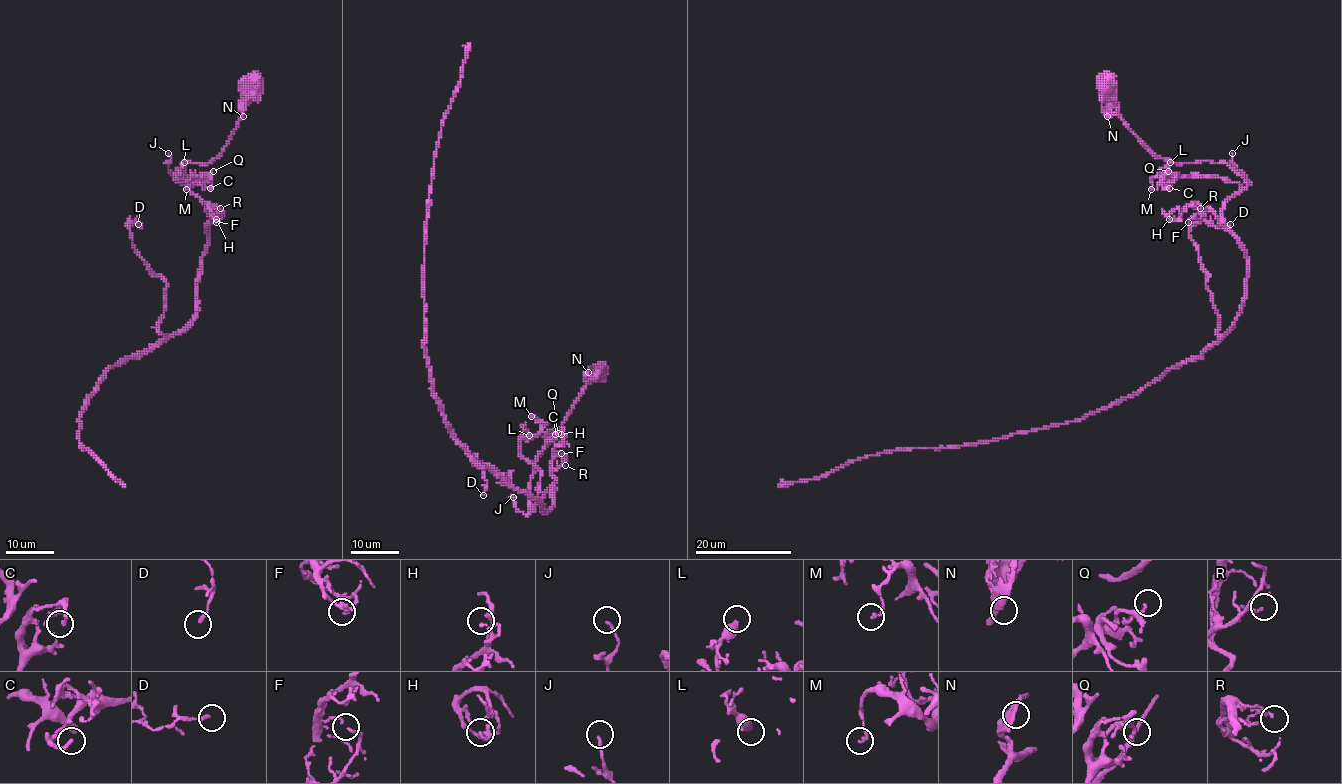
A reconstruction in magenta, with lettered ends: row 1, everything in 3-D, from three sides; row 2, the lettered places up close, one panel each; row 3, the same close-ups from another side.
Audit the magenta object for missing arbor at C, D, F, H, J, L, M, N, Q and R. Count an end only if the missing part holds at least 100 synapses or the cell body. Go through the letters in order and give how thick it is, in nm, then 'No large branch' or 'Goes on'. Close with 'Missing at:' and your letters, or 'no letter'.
C: Thickness 200 nm. No large branch
D: Thickness 180 nm. No large branch
F: Thickness 110 nm. No large branch
H: Thickness 150 nm. No large branch
J: Thickness 150 nm. No large branch
L: Thickness 460 nm. No large branch
M: Thickness 150 nm. No large branch
N: Thickness 280 nm. No large branch
Q: Thickness 160 nm. No large branch
R: Thickness 90 nm. No large branch
Missing at: no letter

